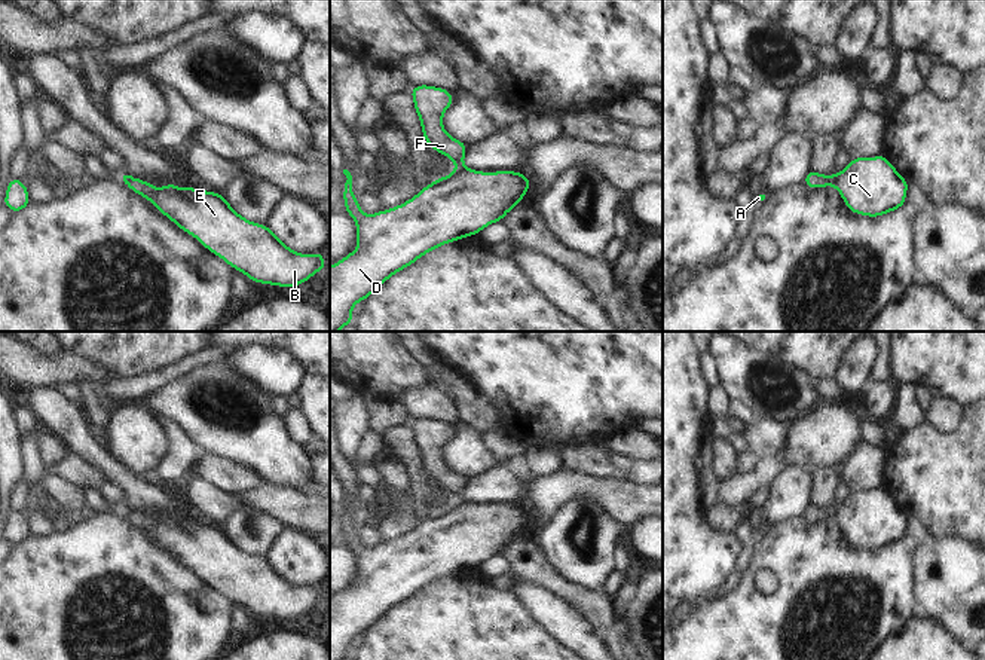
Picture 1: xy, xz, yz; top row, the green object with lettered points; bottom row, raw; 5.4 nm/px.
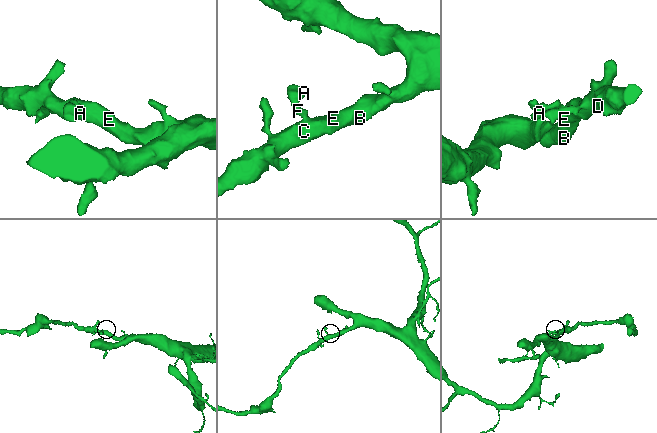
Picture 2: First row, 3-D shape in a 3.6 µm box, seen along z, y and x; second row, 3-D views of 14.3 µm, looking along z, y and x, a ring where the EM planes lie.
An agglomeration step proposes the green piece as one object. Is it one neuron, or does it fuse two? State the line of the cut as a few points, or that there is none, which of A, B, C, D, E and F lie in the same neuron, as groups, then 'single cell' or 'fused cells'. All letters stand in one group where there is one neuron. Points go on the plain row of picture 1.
no cut | A B C D E F | single cell

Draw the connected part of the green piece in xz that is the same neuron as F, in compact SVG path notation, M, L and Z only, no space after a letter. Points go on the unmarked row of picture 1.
M419 418L412 424L412 431L415 434L415 443L420 452L420 461L423 471L431 482L450 491L456 499L456 504L447 510L434 513L429 519L420 520L419 526L406 534L404 537L377 544L376 547L367 549L361 544L358 532L352 526L352 508L348 502L343 502L346 508L346 516L343 519L343 534L345 543L355 553L358 580L342 593L330 599L330 660L345 660L354 656L355 651L351 648L352 641L360 635L365 633L383 615L394 606L404 601L413 598L423 587L453 574L459 574L465 569L478 568L486 559L502 554L505 547L516 541L523 529L529 523L530 508L524 510L517 504L496 504L496 505L481 505L475 502L467 502L464 498L464 489L468 479L453 470L450 470L443 461L443 446L455 436L450 424L437 419Z

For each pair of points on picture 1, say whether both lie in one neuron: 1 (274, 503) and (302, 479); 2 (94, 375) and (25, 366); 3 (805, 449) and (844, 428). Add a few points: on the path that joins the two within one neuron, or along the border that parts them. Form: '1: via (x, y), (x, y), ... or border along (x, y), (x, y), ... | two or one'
1: border along (266, 480), (300, 489), (314, 488) | two
2: via (77, 367), (42, 367) | one
3: via (814, 440), (835, 428) | one

